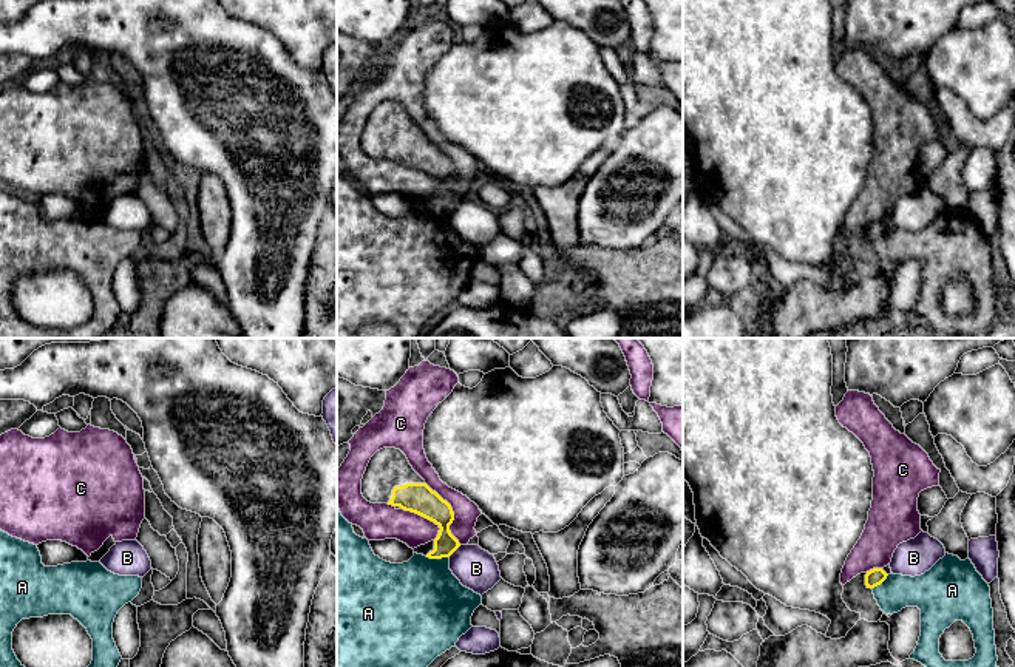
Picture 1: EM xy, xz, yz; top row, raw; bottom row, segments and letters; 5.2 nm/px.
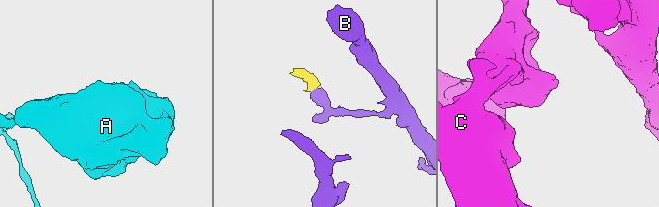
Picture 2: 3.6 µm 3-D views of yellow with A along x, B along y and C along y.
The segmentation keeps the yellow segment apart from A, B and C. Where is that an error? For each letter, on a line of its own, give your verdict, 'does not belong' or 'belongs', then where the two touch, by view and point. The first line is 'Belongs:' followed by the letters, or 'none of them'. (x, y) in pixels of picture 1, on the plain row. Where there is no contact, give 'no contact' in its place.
Belongs: none of them
A: does not belong; meets yellow in xz at (437, 212)
B: does not belong; meets yellow in xz at (454, 204)
C: does not belong; meets yellow in xz at (453, 167)

